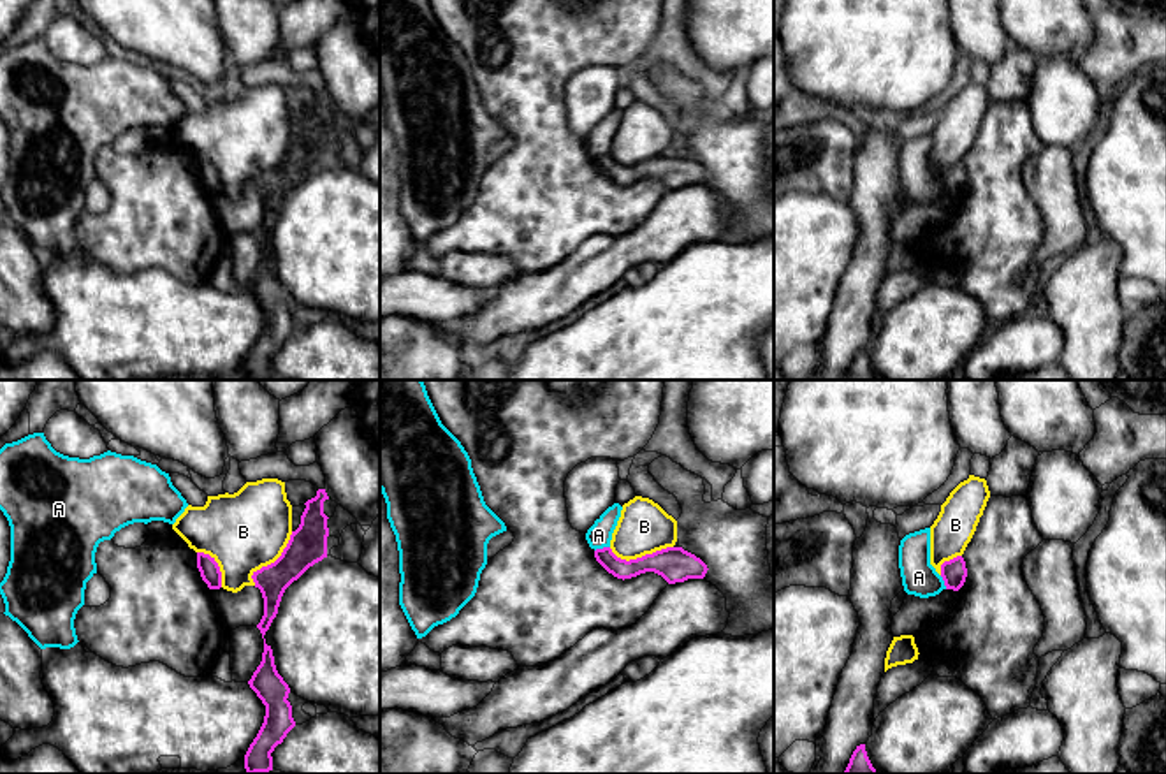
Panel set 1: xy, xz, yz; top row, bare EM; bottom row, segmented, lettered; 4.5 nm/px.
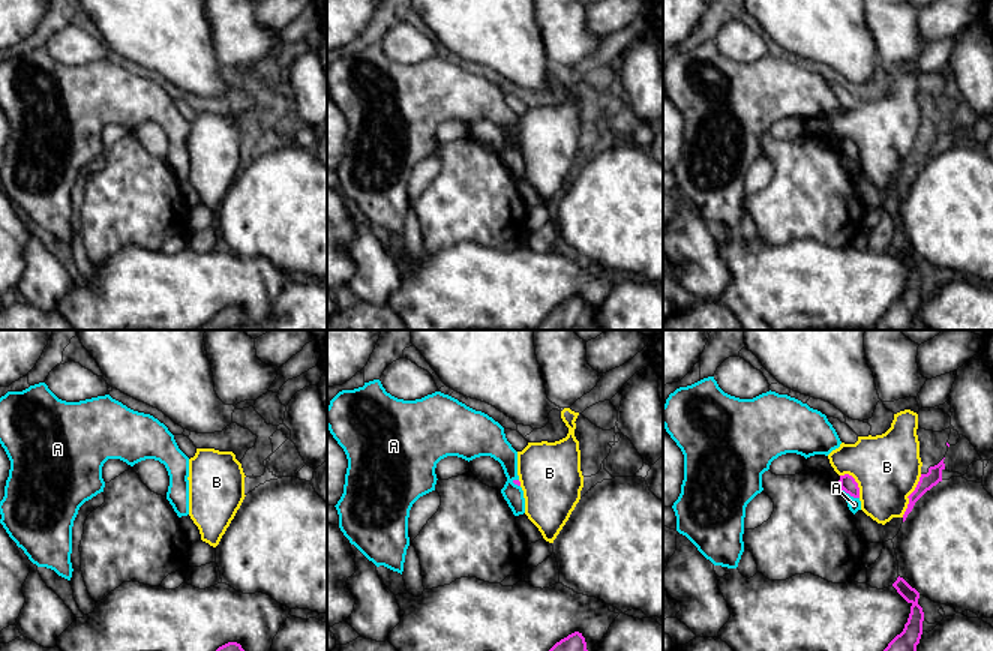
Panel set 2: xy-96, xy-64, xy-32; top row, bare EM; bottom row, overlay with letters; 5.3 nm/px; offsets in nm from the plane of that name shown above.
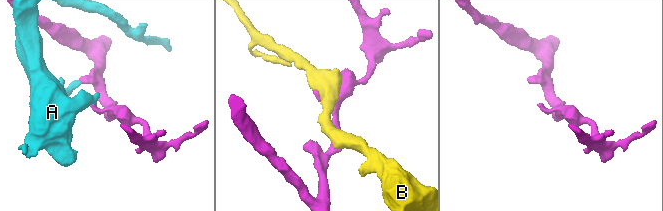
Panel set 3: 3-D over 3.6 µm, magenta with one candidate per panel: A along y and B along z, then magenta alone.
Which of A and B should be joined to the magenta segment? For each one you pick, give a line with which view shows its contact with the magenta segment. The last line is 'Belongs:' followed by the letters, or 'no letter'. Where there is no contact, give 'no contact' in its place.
Belongs: no letter

